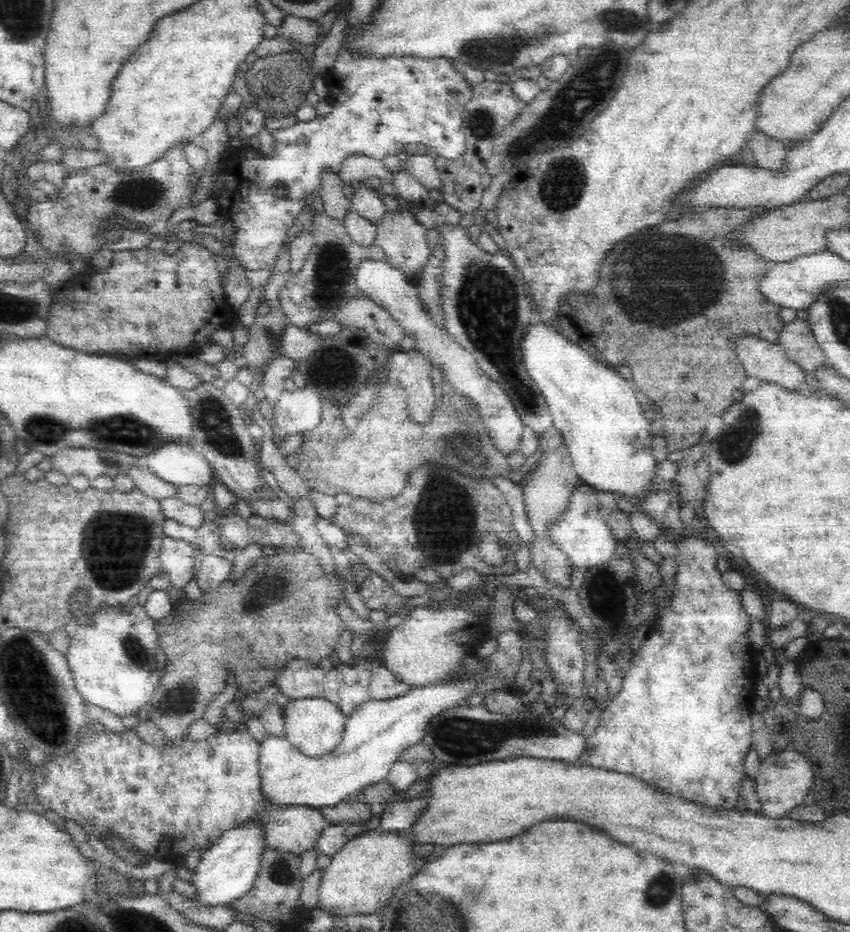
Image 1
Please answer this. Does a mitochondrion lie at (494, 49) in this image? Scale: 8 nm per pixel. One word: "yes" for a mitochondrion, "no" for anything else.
yes

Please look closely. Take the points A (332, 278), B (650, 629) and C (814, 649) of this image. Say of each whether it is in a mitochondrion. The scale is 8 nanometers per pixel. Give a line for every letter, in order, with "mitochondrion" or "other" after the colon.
A: mitochondrion
B: other
C: other

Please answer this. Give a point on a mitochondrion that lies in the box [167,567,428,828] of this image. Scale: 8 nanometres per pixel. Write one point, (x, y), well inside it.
(268, 590)

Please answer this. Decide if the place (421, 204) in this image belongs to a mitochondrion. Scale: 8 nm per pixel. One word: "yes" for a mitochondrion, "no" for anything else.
no

